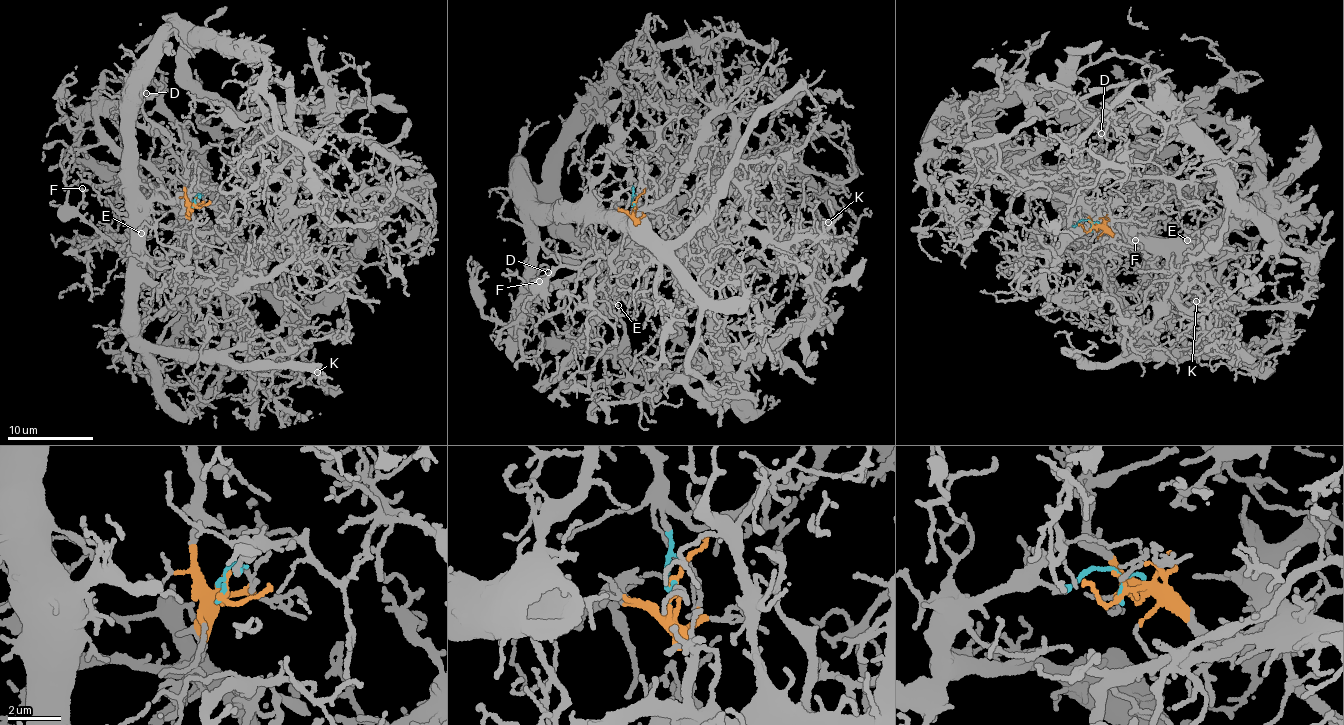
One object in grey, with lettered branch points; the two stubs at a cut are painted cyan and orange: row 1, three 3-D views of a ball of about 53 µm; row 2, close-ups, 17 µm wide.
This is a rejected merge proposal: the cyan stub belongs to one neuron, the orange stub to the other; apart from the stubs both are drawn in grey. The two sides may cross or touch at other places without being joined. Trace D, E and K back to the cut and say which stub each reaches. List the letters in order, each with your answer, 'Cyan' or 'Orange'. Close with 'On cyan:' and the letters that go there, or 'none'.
D: Cyan
E: Orange
K: Orange
On cyan: D

